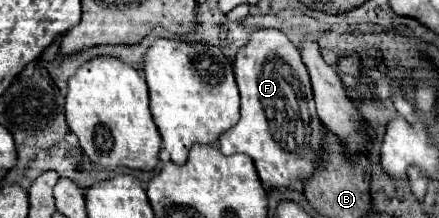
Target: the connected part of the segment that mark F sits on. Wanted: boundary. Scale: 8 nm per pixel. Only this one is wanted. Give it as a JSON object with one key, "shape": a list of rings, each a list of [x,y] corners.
{"shape":[[[263,28],[251,32],[251,38],[245,46],[237,50],[235,56],[235,80],[241,92],[241,118],[231,128],[219,136],[219,148],[223,154],[243,152],[253,158],[253,164],[259,172],[259,178],[271,188],[287,188],[291,180],[301,182],[315,168],[315,160],[321,152],[321,120],[315,112],[313,92],[307,68],[301,62],[297,46],[275,28]]]}

